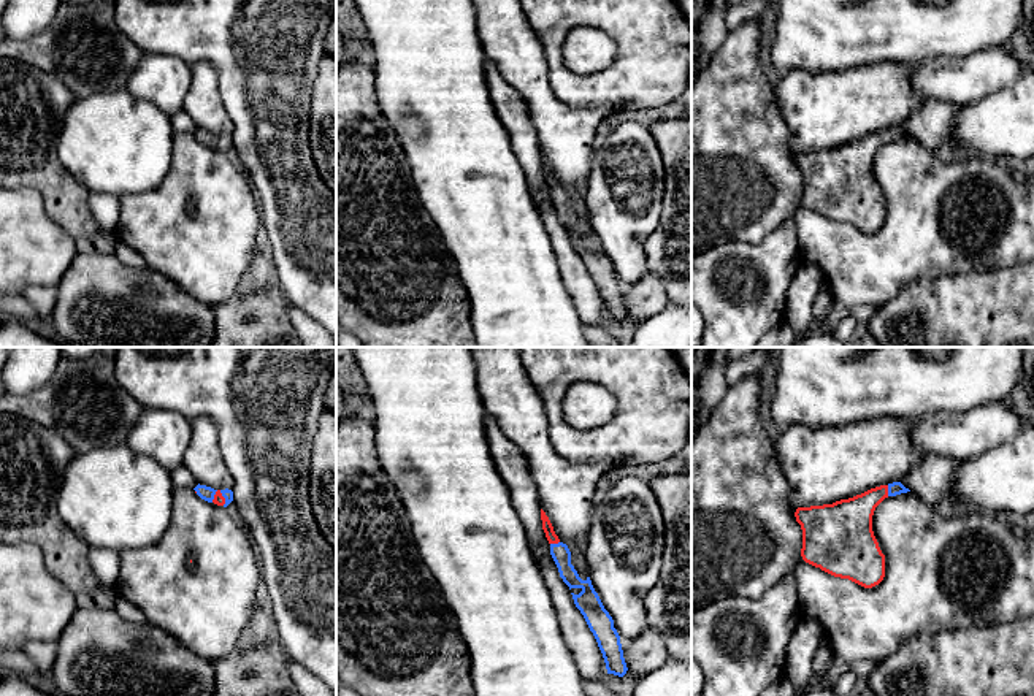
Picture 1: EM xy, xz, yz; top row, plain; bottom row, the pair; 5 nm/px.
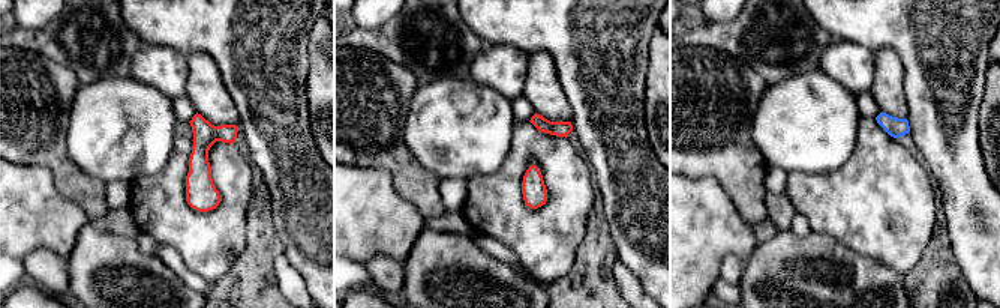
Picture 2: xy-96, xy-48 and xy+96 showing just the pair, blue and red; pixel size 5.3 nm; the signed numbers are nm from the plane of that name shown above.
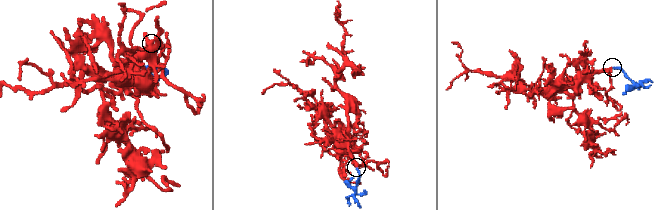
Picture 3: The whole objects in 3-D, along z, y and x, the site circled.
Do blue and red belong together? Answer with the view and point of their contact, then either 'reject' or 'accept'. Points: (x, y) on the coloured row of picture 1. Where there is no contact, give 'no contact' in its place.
contact yz (888, 490); accept

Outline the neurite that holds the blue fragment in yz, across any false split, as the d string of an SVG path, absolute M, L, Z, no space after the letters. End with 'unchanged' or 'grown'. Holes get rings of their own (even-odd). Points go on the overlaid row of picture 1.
M893 482L833 504L798 507L802 560L864 588L879 585L885 577L885 555L872 531L872 515L885 498L907 491Z; grown

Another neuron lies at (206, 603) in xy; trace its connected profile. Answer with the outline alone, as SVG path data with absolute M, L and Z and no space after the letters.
M174 488L167 531L154 545L119 553L114 590L190 652L216 661L235 648L260 587L262 568L246 528L224 506L201 499L193 488Z

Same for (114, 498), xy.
M127 444L75 453L65 468L57 512L89 547L122 550L154 545L173 509L170 469Z

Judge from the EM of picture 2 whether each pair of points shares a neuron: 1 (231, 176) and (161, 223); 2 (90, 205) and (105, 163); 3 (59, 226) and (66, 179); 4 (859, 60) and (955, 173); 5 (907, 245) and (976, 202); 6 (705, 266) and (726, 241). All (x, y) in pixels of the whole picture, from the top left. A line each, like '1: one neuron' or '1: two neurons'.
1: one neuron
2: two neurons
3: two neurons
4: two neurons
5: two neurons
6: one neuron

